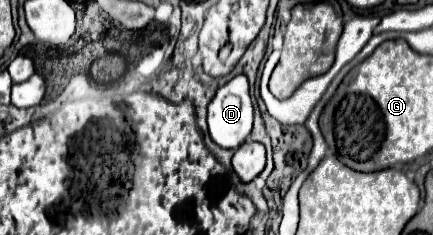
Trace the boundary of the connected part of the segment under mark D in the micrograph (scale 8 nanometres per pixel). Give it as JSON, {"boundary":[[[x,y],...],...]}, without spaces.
{"boundary":[[[234,76],[218,88],[208,104],[208,132],[222,148],[238,148],[252,132],[252,100],[248,78]]]}

